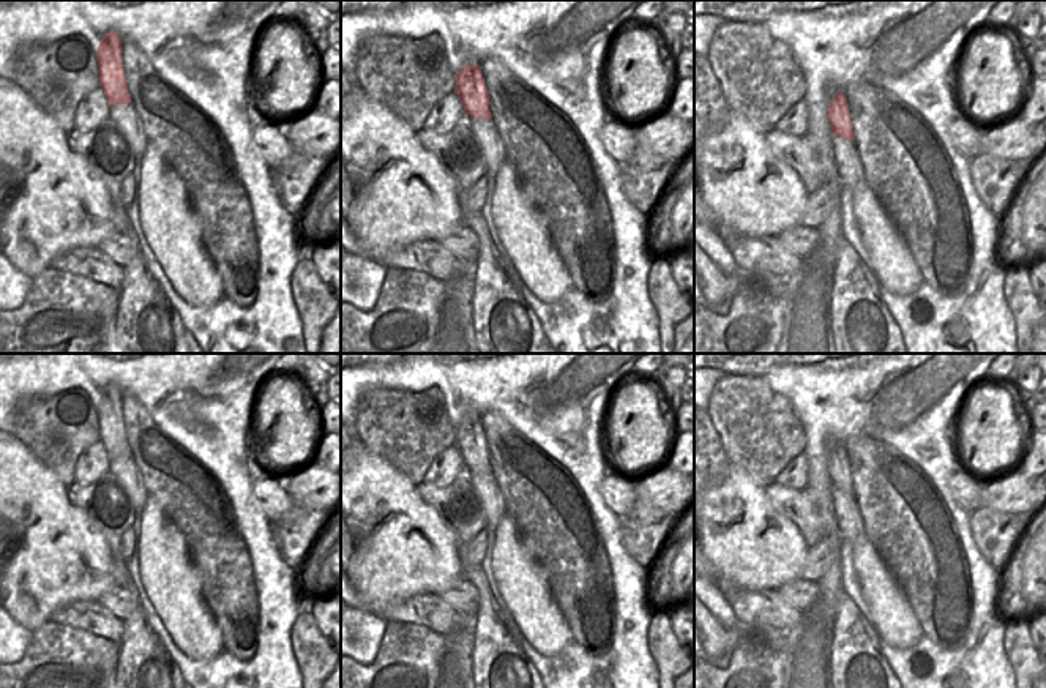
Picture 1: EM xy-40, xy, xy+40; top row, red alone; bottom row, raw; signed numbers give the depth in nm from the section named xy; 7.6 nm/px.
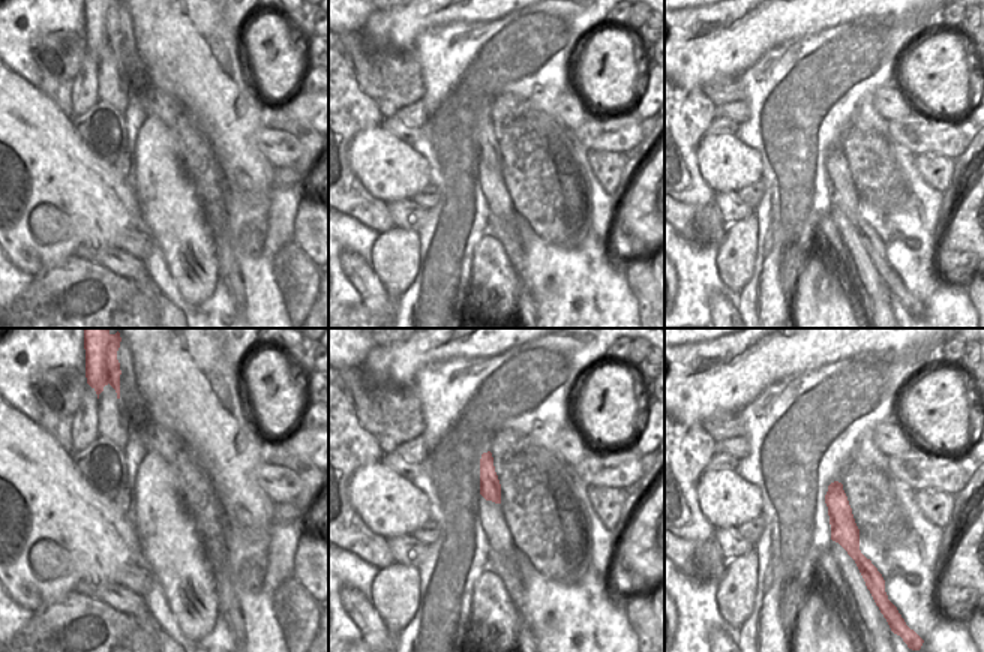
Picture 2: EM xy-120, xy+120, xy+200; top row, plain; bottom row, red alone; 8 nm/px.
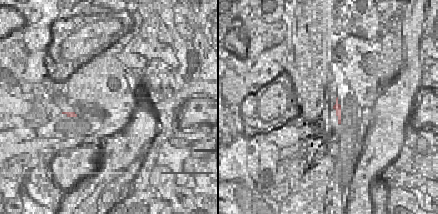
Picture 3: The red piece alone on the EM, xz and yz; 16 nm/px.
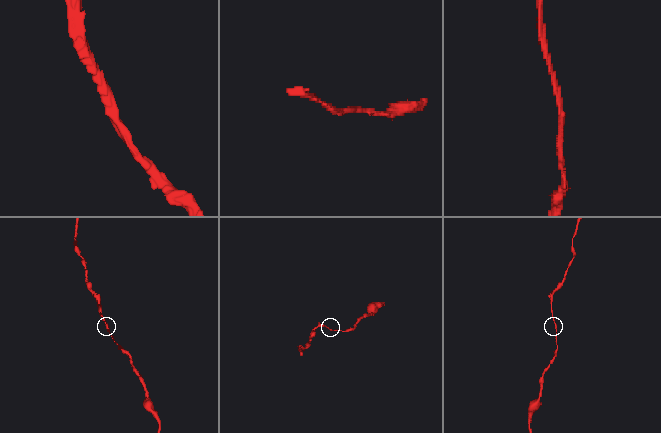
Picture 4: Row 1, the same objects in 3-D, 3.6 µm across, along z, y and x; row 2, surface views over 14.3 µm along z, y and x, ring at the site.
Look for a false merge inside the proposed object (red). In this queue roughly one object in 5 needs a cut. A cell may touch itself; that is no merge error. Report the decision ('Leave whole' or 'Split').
Leave whole.

